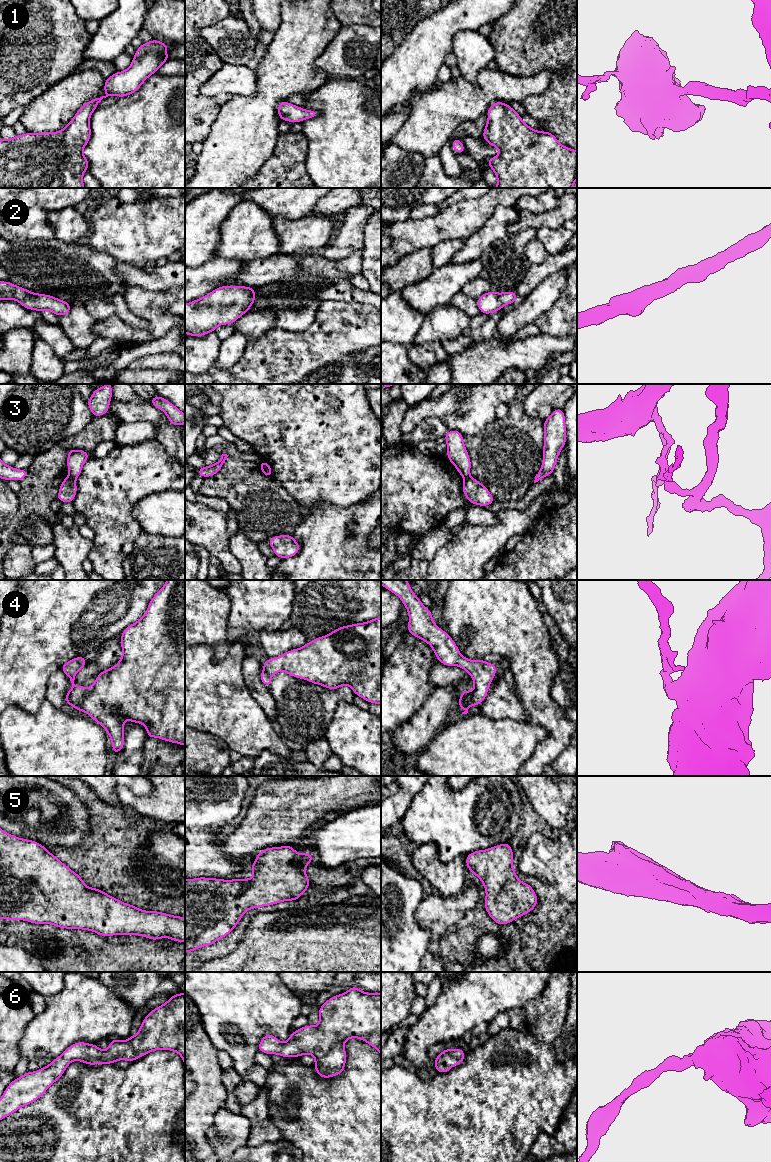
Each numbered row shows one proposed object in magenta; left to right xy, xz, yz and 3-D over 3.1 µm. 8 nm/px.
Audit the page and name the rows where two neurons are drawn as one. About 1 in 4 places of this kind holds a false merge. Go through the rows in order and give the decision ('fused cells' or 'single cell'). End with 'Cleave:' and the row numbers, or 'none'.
1: single cell
2: single cell
3: fused cells
4: fused cells
5: single cell
6: single cell
Cleave: 3, 4

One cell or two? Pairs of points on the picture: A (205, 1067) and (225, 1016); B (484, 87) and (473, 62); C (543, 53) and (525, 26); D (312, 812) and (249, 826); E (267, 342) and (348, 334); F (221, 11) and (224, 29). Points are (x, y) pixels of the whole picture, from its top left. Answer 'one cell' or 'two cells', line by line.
A: two cells
B: two cells
C: one cell
D: one cell
E: one cell
F: two cells

